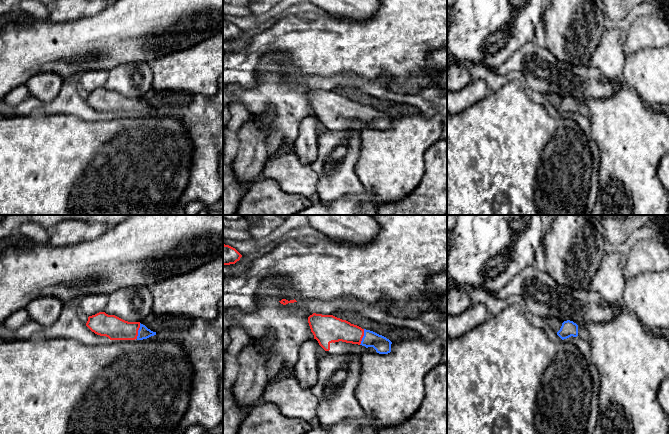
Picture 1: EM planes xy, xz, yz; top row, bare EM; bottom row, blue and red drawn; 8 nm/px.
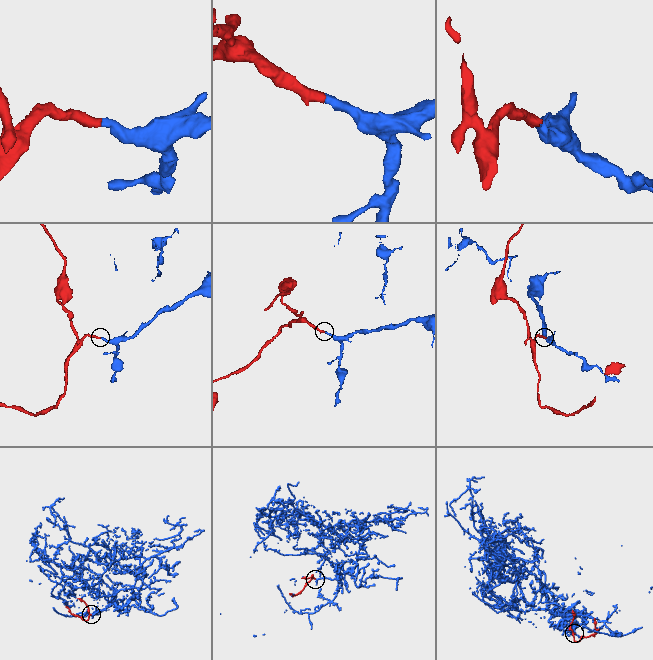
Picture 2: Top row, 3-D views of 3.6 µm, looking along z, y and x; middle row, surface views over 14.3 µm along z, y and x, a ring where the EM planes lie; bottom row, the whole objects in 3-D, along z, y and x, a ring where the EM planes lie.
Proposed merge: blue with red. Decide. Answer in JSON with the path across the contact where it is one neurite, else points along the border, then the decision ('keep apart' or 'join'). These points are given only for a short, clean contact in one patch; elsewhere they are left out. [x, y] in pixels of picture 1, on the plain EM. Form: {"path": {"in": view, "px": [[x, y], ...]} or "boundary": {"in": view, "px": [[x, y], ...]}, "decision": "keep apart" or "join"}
{"path": {"in": "xy", "px": [[143, 109], [138, 107], [121, 106], [111, 102]]}, "decision": "join"}

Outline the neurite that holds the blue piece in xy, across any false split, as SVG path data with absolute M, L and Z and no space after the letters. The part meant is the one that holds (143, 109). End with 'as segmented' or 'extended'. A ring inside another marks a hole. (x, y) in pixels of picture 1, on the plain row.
M105 88L89 92L86 102L95 110L110 116L143 116L156 111L140 98L128 98Z | extended

